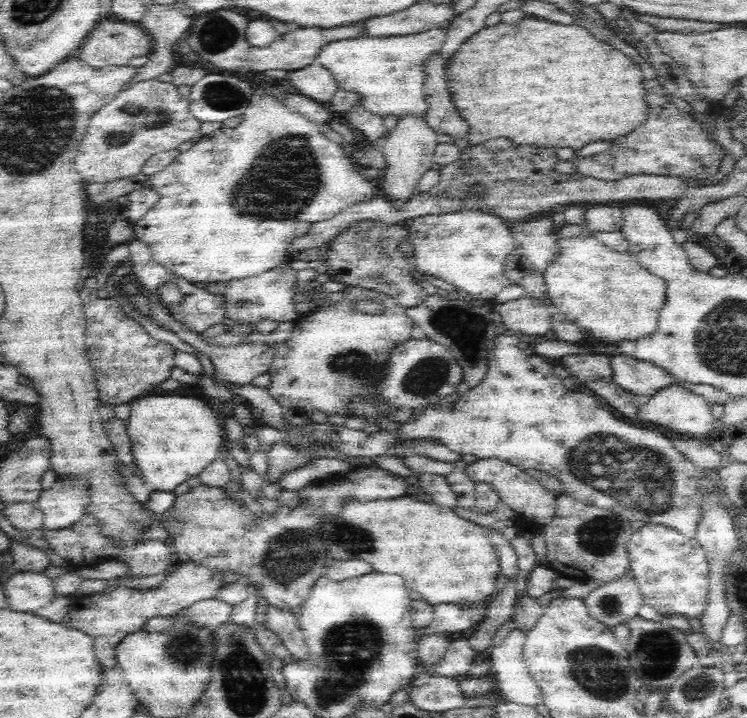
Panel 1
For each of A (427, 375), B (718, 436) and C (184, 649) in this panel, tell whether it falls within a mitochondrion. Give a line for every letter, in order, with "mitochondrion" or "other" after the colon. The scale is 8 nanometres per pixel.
A: mitochondrion
B: other
C: mitochondrion

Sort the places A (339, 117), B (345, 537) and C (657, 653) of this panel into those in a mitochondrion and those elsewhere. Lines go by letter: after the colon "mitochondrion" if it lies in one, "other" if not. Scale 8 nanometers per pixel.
A: other
B: mitochondrion
C: mitochondrion

